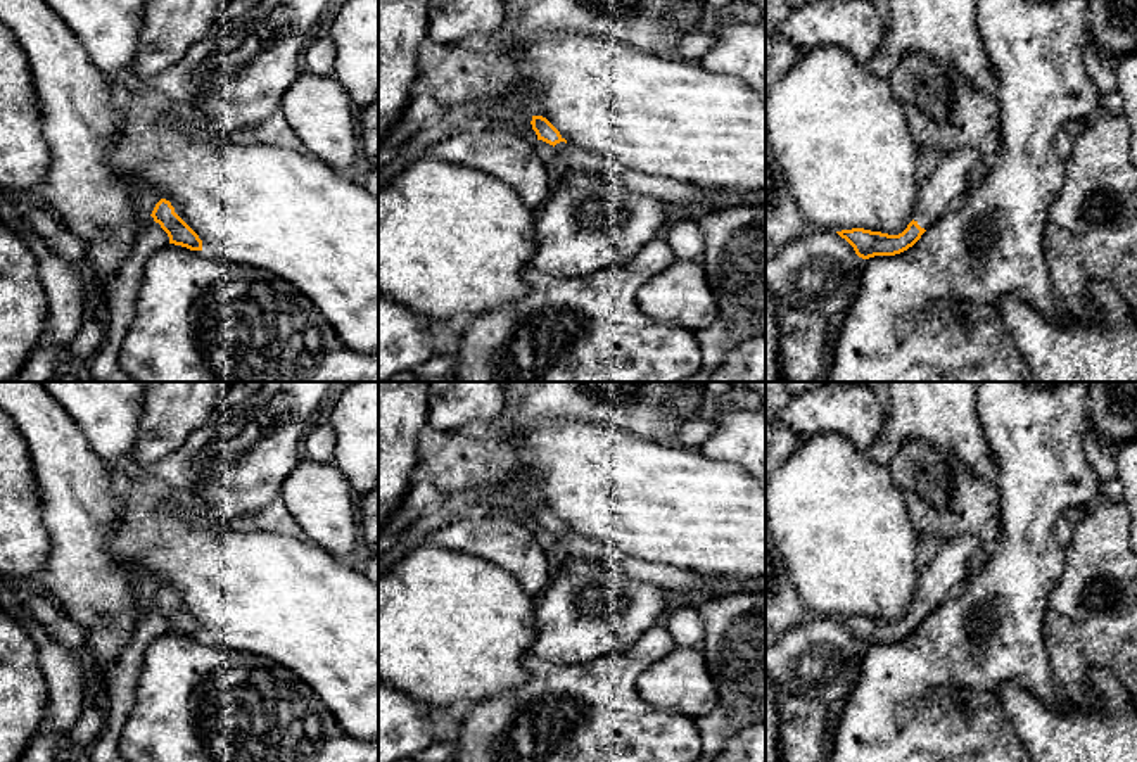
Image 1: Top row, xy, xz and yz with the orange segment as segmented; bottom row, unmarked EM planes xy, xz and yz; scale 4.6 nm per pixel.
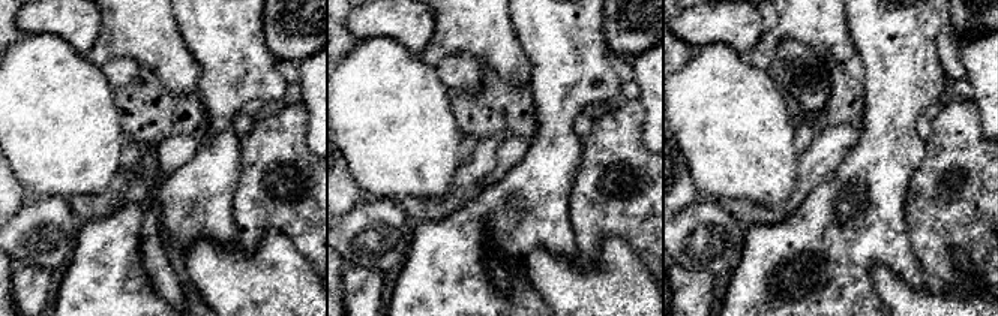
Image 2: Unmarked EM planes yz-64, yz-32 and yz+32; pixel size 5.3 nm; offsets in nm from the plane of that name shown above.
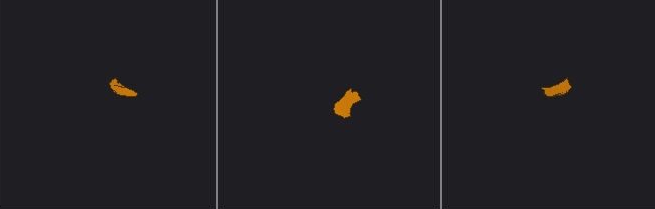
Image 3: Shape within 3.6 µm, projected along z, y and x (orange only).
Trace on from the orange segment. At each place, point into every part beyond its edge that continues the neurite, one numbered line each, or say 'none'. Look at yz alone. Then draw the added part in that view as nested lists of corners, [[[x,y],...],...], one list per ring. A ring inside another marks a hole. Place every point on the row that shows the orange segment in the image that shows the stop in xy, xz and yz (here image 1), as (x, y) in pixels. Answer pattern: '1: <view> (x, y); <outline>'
1: yz (949, 180); [[[971,147],[942,156],[933,175],[919,185],[912,219],[928,230],[966,192],[969,173],[981,161],[987,161],[983,154]]]

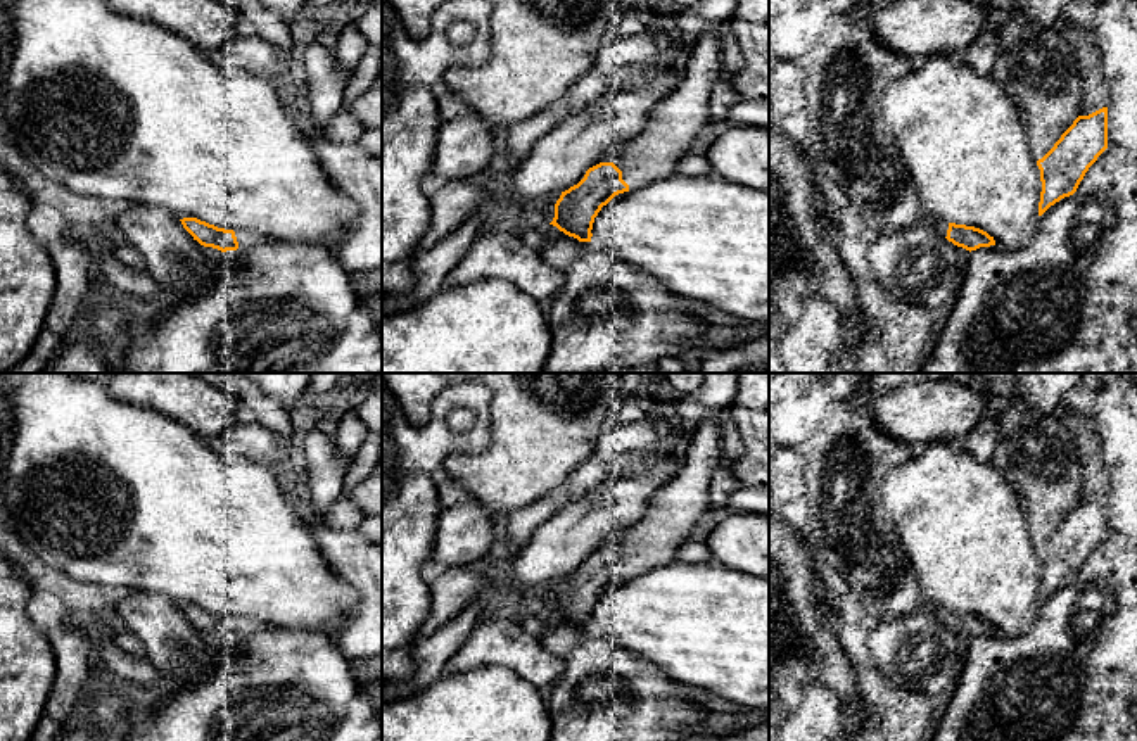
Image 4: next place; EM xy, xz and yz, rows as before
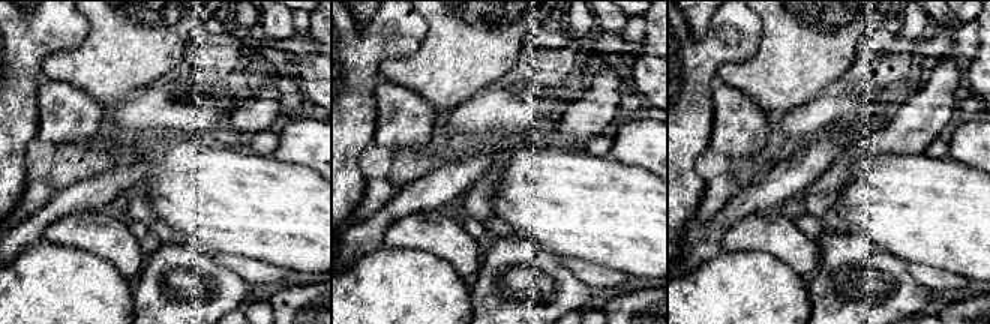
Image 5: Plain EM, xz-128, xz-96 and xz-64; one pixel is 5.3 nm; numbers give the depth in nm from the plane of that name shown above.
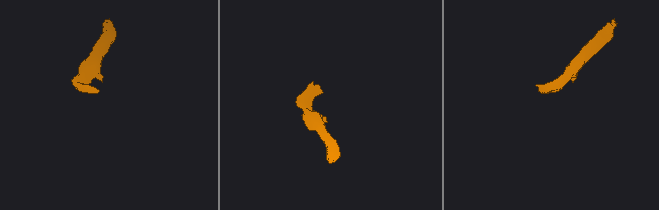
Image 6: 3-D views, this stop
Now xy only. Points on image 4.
1: xy (246, 239); [[[235,231],[235,237],[237,237],[237,242],[238,242],[238,249],[273,244],[271,238],[263,237],[263,235],[256,235],[256,233],[251,233],[251,231]]]

